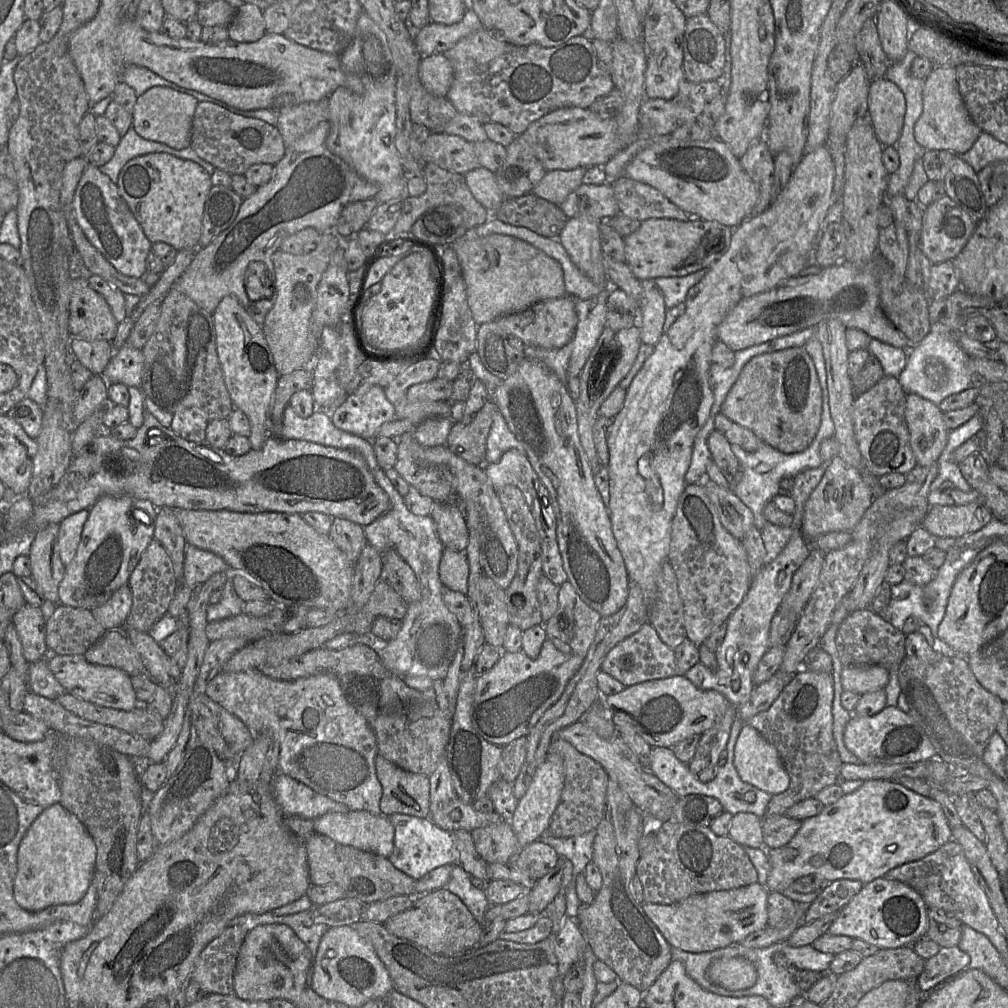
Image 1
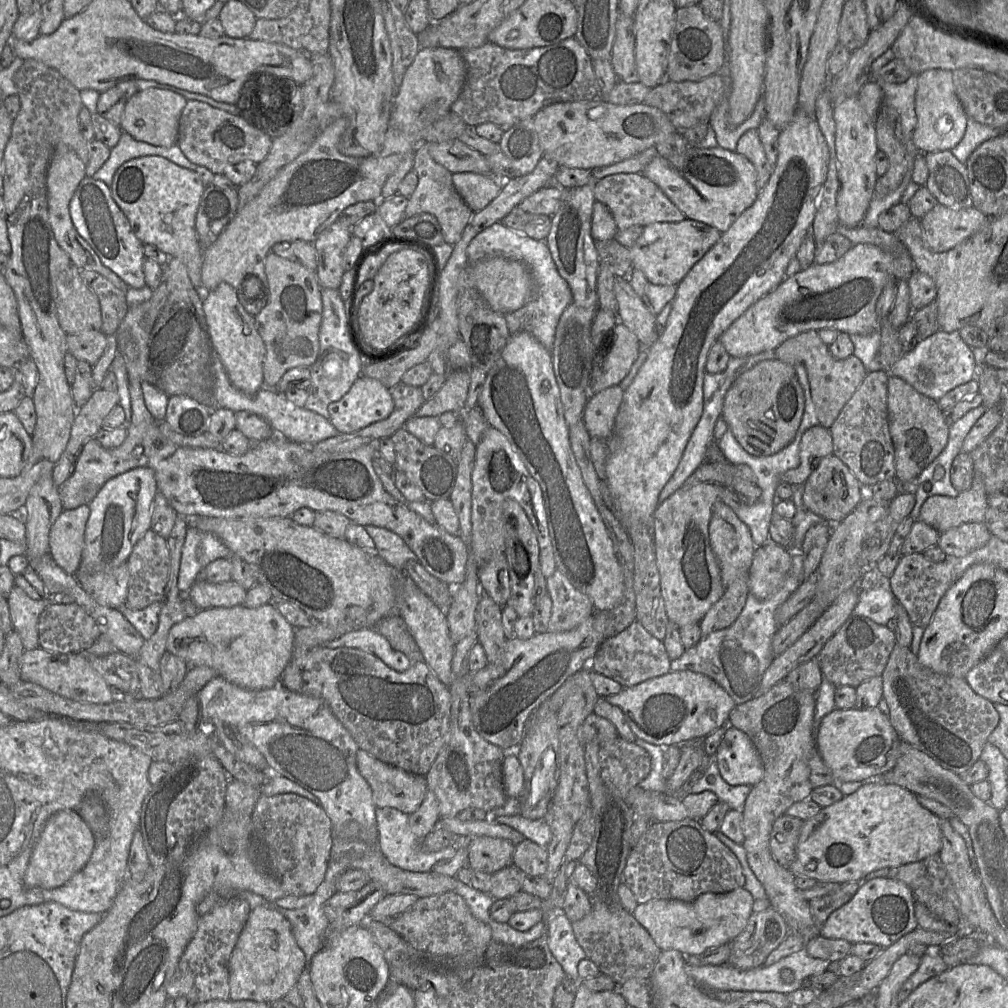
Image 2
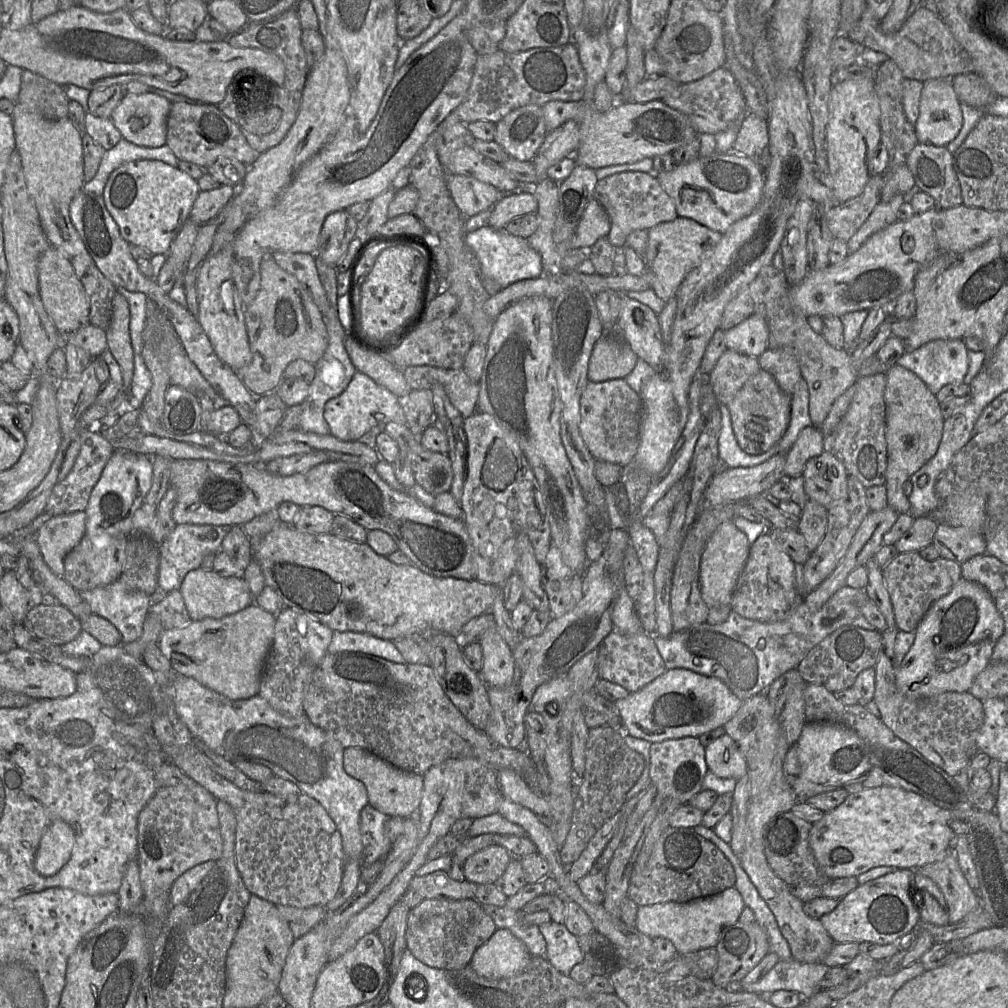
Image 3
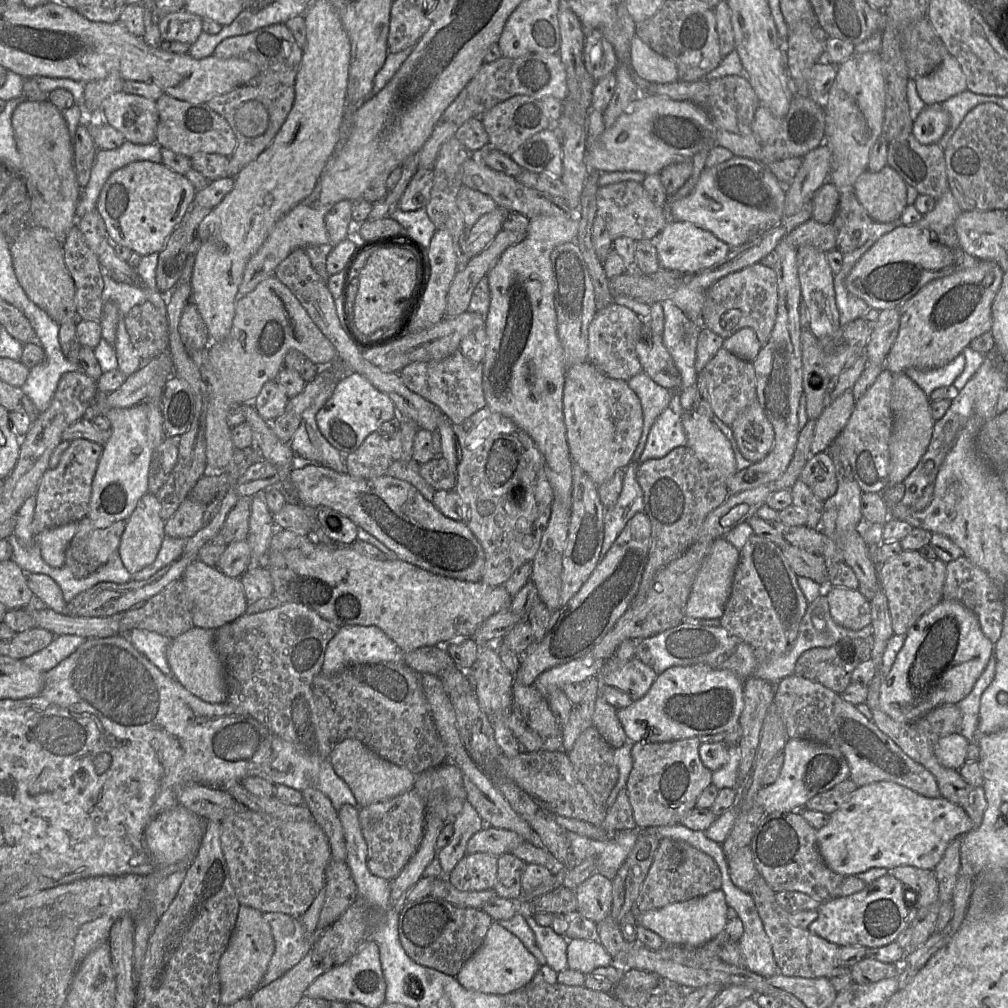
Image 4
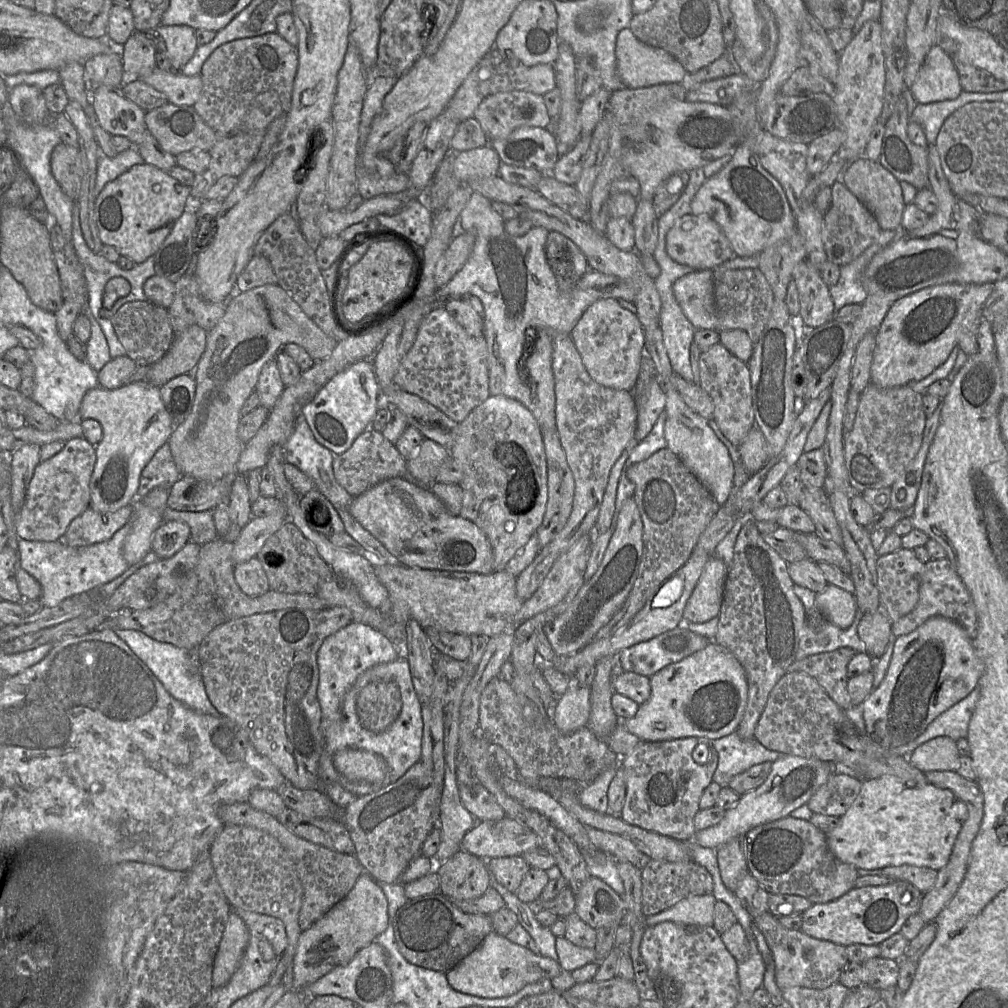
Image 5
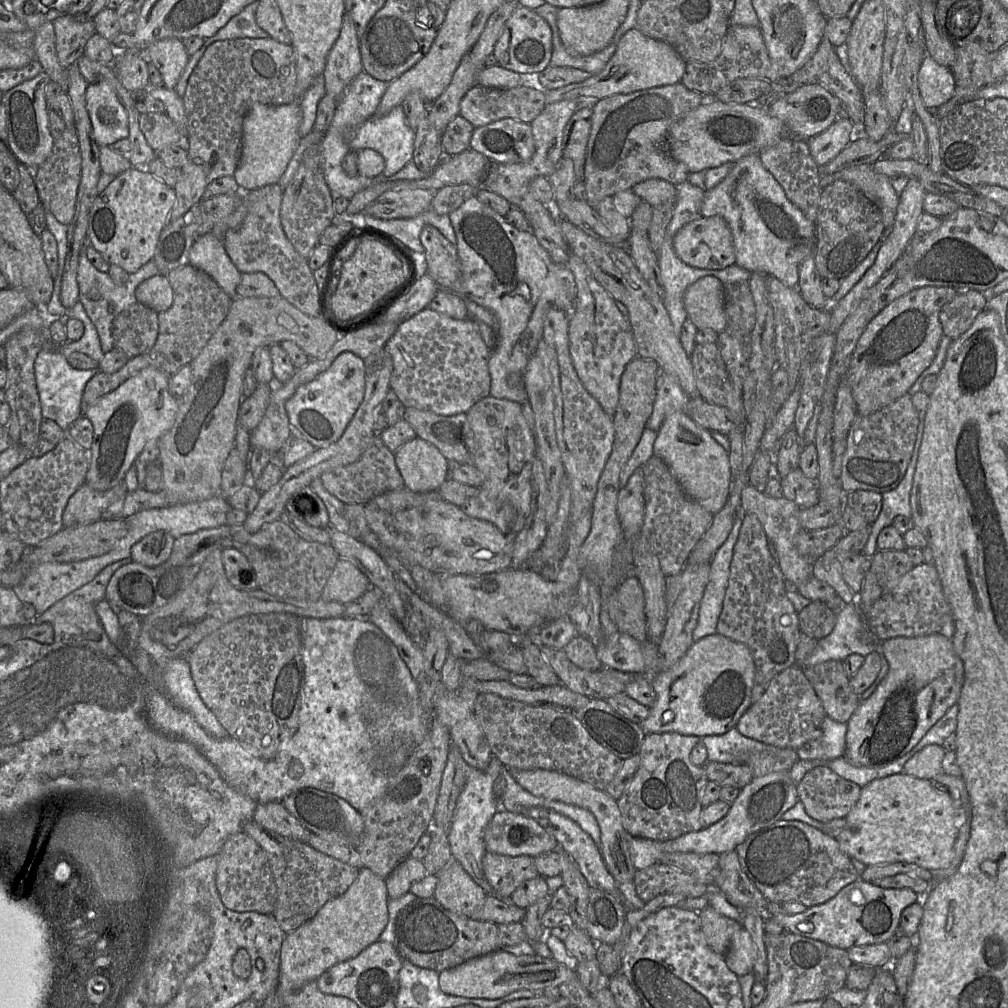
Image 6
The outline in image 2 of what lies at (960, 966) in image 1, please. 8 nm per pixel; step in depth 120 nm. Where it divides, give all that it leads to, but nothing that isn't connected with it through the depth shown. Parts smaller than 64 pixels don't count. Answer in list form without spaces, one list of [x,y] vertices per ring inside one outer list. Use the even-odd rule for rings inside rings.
[[[928,946],[917,970],[902,985],[898,993],[899,1000],[903,1001],[920,984],[947,969],[948,966],[939,954],[939,946]]]

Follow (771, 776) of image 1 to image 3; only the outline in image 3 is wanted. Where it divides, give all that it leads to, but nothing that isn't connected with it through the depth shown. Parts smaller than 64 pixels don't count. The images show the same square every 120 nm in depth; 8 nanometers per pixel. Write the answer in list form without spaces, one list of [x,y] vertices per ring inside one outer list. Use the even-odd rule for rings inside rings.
[[[728,734],[705,747],[705,760],[708,769],[720,778],[740,779],[748,772],[745,757]]]

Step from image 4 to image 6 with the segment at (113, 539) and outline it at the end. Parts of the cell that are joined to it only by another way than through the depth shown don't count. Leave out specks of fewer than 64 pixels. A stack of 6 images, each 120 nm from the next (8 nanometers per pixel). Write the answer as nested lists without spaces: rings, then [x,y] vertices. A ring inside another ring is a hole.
[[[87,482],[84,483],[67,502],[62,516],[64,527],[120,517],[127,493],[124,482],[105,491],[96,490]]]

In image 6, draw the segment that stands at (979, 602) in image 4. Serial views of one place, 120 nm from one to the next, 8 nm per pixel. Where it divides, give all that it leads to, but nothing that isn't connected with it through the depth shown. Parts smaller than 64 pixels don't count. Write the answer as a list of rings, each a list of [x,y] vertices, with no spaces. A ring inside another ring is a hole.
[[[919,564],[900,579],[898,585],[873,604],[865,619],[868,629],[880,641],[895,637],[919,637],[942,634],[952,638],[955,625],[951,606],[947,602],[934,564]]]

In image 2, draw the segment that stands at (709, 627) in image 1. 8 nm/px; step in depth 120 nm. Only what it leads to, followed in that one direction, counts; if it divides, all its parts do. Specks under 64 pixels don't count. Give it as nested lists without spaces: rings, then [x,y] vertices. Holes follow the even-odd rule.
[[[712,482],[682,485],[657,506],[651,519],[661,593],[668,618],[677,627],[700,623],[725,592],[709,538],[709,524],[720,486]]]

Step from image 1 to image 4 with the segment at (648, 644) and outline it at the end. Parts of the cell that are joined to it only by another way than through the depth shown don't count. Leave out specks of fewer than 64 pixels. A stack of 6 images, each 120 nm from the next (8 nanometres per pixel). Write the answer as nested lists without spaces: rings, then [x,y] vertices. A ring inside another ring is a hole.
[[[615,655],[605,661],[598,677],[602,684],[613,686],[625,693],[631,699],[641,699],[650,689],[658,674],[637,657],[621,661]]]

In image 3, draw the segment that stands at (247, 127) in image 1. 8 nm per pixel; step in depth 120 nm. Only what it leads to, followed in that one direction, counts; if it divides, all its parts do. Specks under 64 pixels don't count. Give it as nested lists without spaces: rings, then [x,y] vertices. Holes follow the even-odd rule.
[[[172,102],[167,118],[166,145],[178,160],[194,163],[204,170],[220,158],[231,158],[251,166],[261,153],[247,142],[240,128],[214,104]]]

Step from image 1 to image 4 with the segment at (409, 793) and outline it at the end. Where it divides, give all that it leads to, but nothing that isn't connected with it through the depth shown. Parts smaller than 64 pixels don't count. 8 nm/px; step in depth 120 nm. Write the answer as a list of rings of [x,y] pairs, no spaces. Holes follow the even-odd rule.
[[[346,739],[334,744],[329,759],[335,773],[351,789],[358,807],[401,795],[414,787],[417,778],[410,770],[381,758],[356,739]]]

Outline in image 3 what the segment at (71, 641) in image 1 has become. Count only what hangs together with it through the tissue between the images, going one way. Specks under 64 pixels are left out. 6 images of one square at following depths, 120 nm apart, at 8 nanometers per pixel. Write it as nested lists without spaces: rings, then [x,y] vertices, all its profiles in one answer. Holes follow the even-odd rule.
[[[38,605],[26,615],[22,625],[36,637],[62,646],[82,630],[81,621],[63,605]]]

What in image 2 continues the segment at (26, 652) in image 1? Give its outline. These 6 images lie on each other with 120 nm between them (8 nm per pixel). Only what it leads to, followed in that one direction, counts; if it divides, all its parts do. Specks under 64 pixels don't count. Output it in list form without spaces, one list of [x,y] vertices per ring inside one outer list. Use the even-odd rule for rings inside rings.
[[[15,585],[6,600],[13,629],[19,634],[24,649],[38,648],[38,620],[42,611],[49,605],[48,599],[34,600],[21,587]]]

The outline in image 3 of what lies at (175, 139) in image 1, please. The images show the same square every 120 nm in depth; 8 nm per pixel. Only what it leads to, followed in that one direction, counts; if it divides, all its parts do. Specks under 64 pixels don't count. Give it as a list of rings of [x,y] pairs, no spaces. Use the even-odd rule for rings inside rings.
[[[146,92],[124,96],[110,119],[127,141],[149,148],[166,145],[167,118],[172,102]]]

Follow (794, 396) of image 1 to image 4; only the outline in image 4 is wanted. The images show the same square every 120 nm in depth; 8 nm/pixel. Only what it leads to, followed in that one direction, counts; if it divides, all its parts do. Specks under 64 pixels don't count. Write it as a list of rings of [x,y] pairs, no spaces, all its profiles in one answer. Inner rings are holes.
[[[757,400],[738,414],[731,428],[742,456],[753,464],[761,461],[773,446],[773,426]]]

